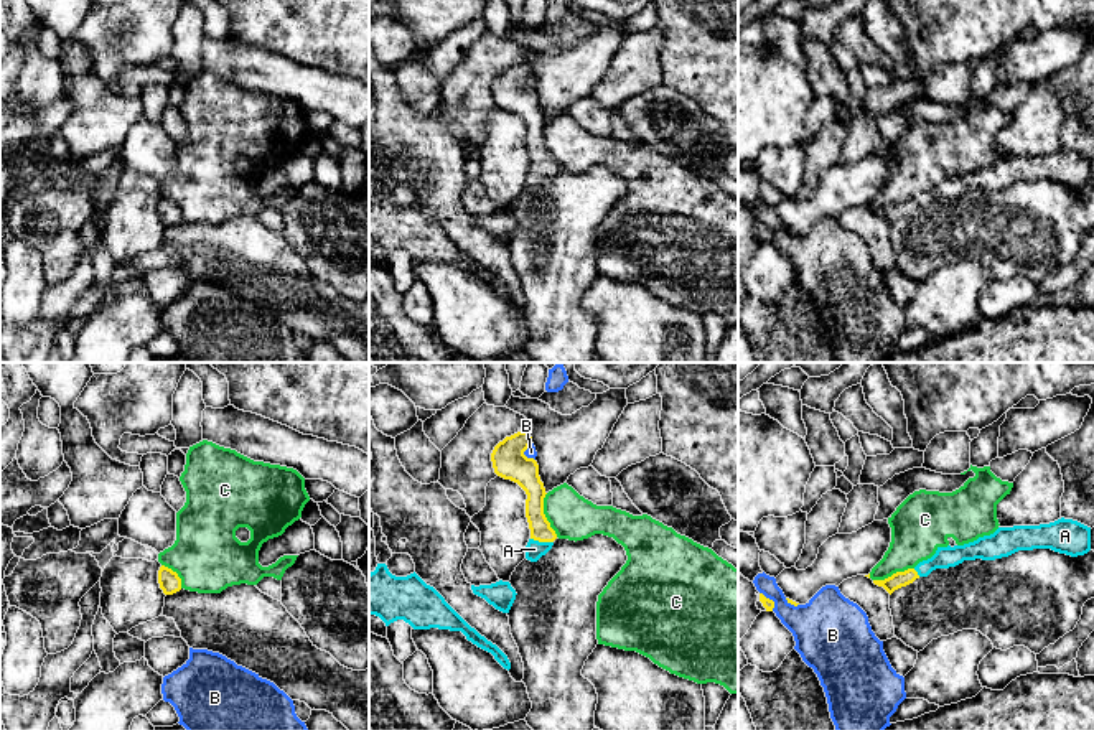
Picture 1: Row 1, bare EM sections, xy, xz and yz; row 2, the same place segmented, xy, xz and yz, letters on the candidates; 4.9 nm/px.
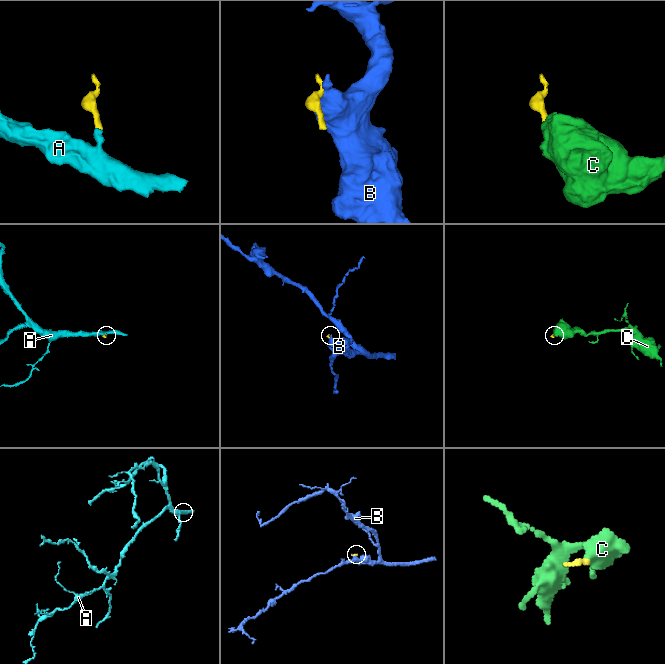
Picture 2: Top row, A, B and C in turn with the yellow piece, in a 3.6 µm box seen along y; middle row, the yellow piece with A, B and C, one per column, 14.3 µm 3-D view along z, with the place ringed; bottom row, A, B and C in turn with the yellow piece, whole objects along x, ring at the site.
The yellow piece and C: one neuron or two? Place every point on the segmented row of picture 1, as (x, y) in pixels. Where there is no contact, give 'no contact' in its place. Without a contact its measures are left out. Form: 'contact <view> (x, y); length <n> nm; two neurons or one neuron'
contact xz (544, 514); length 220 nm; two neurons

